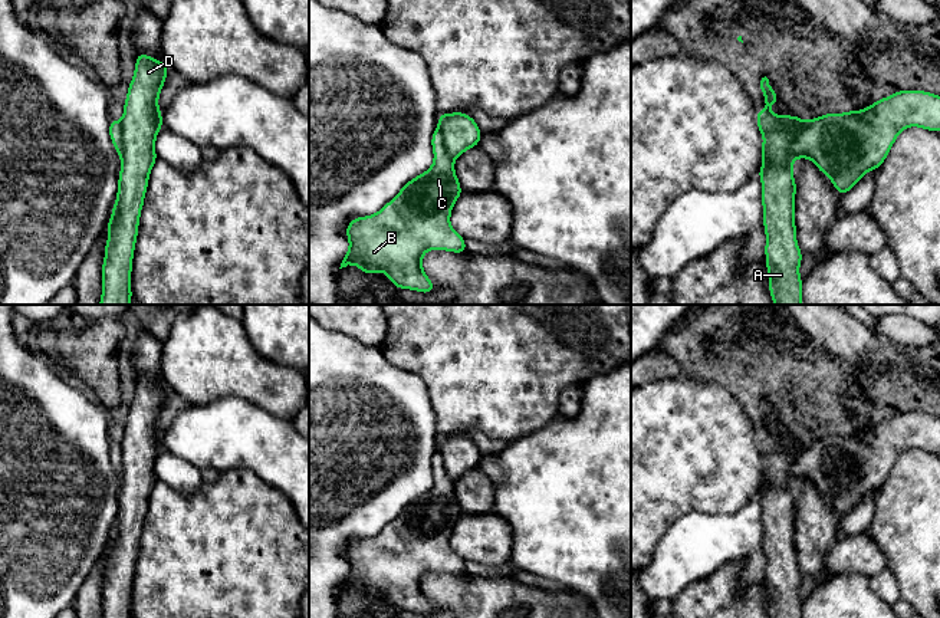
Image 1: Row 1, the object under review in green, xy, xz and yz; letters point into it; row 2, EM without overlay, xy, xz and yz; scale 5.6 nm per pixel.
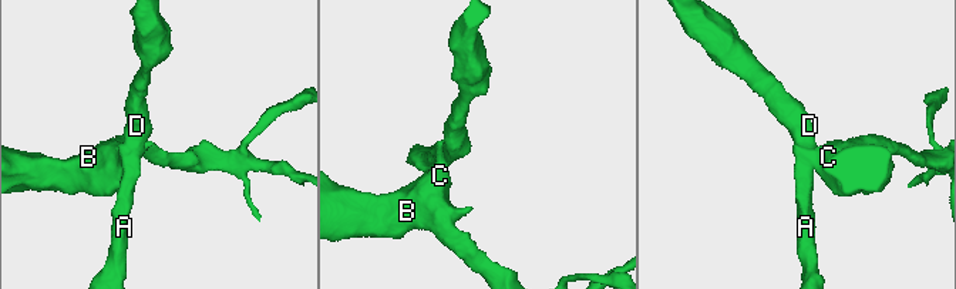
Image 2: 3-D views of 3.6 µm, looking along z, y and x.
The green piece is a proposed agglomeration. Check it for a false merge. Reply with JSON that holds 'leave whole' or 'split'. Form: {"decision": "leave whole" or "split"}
{"decision": "split"}

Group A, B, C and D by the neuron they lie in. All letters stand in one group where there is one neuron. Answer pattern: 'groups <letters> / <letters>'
groups A D / B C

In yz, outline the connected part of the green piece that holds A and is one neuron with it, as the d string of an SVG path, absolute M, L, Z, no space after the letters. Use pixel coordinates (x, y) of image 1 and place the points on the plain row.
M775 437L778 448L763 457L760 481L763 489L757 496L762 503L762 527L763 549L766 555L766 589L769 595L770 618L802 618L802 601L799 598L799 586L802 575L796 563L795 548L795 516L796 504L792 489L796 477L792 474L792 464L796 453L805 446L799 438Z

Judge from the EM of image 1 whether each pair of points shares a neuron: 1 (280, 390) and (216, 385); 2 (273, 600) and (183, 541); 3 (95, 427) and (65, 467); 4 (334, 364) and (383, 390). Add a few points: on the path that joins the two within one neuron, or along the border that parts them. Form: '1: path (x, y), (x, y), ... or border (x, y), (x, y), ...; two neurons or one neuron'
1: path (265, 385), (232, 385); one neuron
2: path (250, 600), (206, 559); one neuron
3: path (85, 437), (65, 457); one neuron
4: path (345, 375), (360, 390), (371, 390); one neuron

